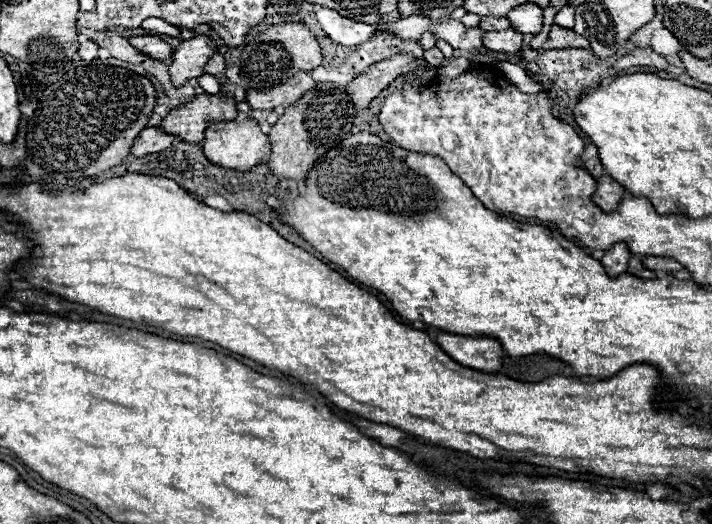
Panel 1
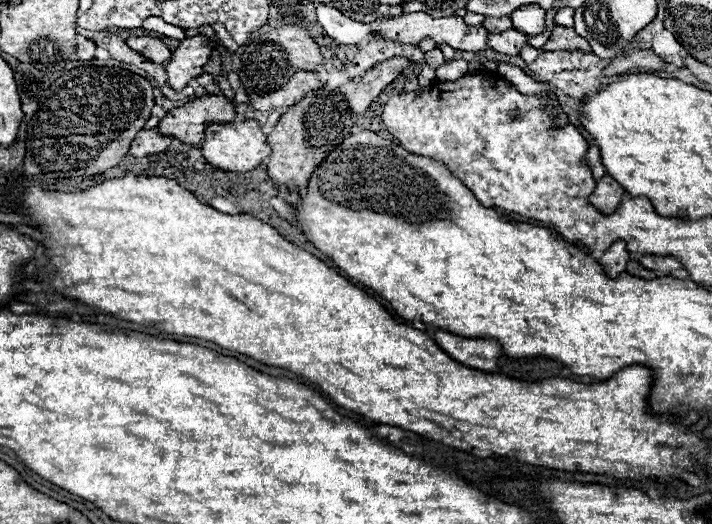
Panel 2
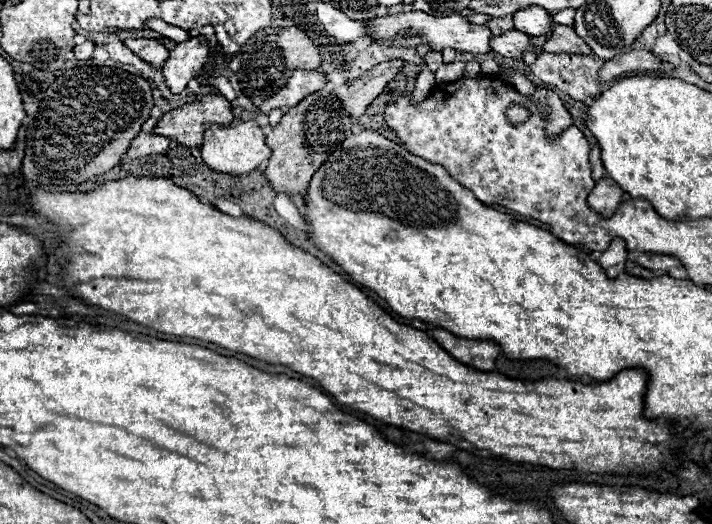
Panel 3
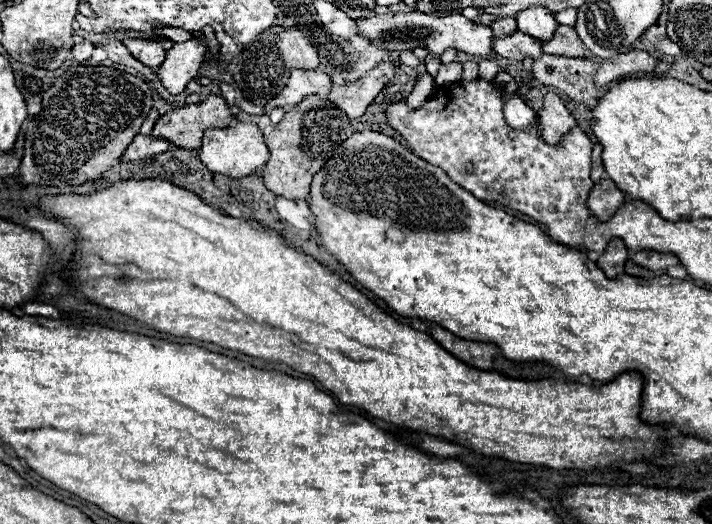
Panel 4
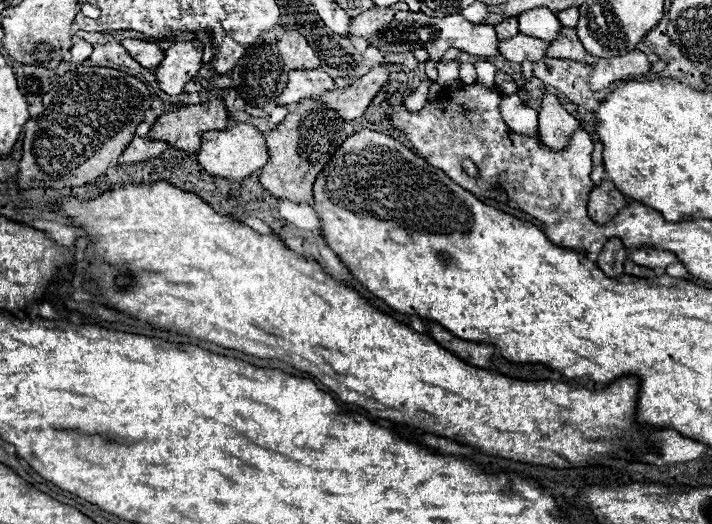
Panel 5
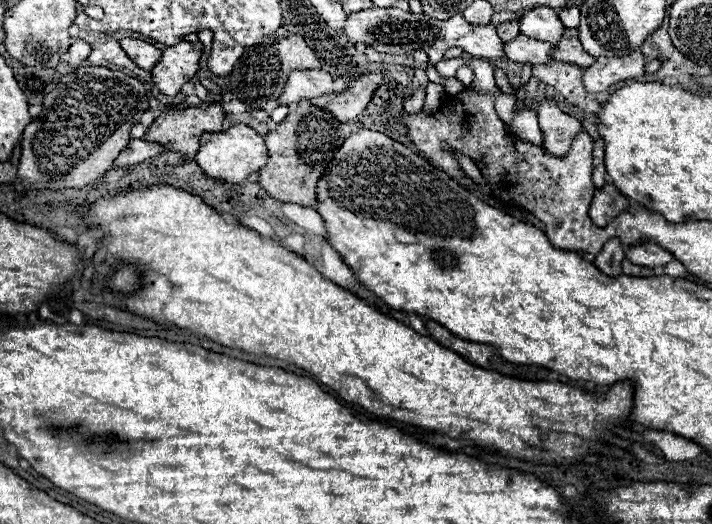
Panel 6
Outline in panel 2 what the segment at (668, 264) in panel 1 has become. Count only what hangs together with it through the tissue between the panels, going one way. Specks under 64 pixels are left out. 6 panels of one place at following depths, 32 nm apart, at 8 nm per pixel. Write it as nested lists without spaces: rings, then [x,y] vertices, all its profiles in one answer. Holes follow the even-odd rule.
[[[644,254],[644,256],[638,256],[640,264],[648,270],[654,270],[654,272],[672,272],[672,270],[678,270],[682,268],[682,264],[676,260],[676,258],[668,258],[668,256],[650,256],[650,254]]]

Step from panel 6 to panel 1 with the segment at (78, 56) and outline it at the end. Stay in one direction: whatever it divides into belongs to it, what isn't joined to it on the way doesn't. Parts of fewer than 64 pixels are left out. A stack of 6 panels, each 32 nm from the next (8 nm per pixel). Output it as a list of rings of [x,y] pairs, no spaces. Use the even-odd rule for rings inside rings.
[[[86,40],[86,42],[82,42],[80,44],[80,50],[78,50],[78,54],[80,54],[80,58],[82,60],[94,60],[94,58],[98,58],[98,44],[96,42],[92,42],[92,40]]]

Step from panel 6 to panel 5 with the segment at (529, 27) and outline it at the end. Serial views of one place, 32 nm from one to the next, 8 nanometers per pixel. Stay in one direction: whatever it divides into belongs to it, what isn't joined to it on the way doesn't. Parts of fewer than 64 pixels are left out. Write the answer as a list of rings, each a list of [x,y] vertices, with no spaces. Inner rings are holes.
[[[530,8],[528,12],[518,14],[518,26],[520,26],[522,34],[540,38],[544,42],[556,40],[558,32],[562,28],[556,14],[548,12],[548,8]]]

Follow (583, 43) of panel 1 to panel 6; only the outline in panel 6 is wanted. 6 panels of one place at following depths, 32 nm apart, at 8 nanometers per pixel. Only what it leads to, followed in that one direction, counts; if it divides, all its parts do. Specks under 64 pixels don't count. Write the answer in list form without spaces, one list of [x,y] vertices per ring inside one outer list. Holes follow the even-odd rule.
[[[566,28],[562,38],[554,44],[550,56],[558,62],[572,62],[572,64],[578,64],[578,66],[592,66],[594,64],[594,56],[588,56],[578,40],[578,30],[576,28]]]

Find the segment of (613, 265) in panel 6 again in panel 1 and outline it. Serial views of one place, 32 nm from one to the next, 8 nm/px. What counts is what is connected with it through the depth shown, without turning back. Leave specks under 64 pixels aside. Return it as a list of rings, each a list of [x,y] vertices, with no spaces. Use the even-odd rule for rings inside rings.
[[[618,242],[618,244],[614,244],[612,250],[608,250],[608,252],[604,254],[604,258],[602,258],[600,262],[604,264],[608,276],[610,276],[610,278],[616,278],[616,276],[620,276],[620,274],[624,274],[624,272],[628,270],[628,260],[630,260],[630,256],[632,256],[632,254],[630,254],[630,250],[626,248],[626,244],[624,244],[624,242]]]

